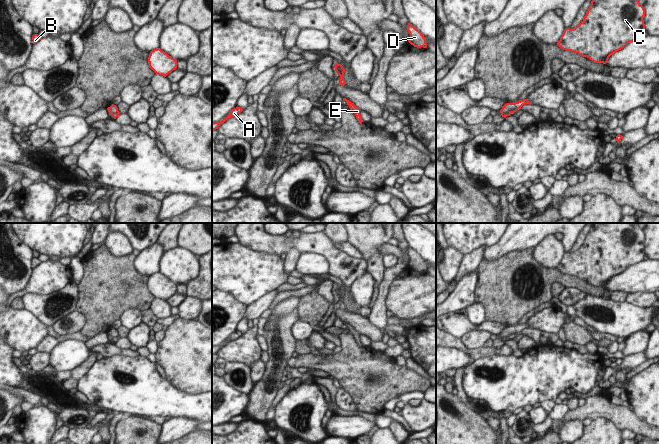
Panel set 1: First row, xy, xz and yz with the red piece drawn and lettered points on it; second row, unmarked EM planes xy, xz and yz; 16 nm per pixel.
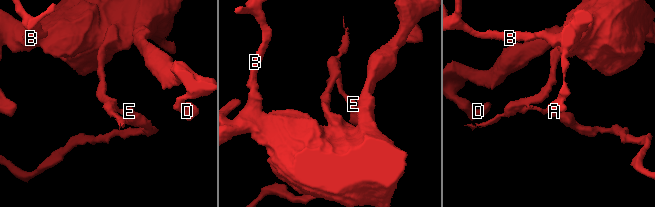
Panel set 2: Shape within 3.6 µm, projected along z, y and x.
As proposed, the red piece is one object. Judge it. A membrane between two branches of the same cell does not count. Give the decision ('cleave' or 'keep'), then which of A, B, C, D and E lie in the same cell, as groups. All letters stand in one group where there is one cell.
cleave; A B C D / E

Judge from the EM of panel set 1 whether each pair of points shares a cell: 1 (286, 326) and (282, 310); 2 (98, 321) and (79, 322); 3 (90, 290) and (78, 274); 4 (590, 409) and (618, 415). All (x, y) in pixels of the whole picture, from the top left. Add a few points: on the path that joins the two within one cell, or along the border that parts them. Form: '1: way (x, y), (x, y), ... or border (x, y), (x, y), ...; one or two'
1: border (297, 307), (282, 316), (267, 332); two
2: border (77, 310), (86, 318), (86, 324), (80, 331); two
3: border (83, 259), (84, 276), (78, 284); two
4: way (597, 409), (611, 411); one

